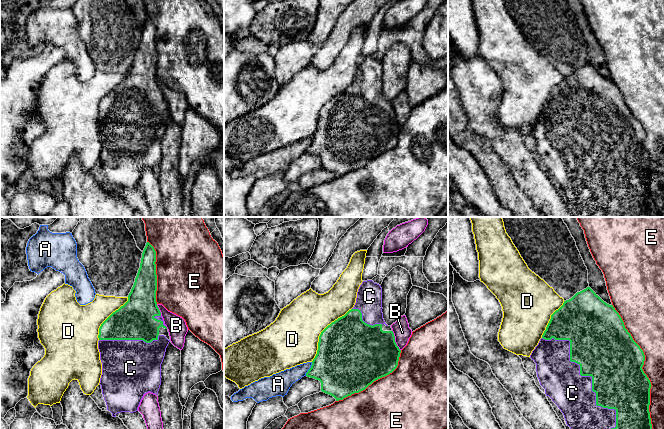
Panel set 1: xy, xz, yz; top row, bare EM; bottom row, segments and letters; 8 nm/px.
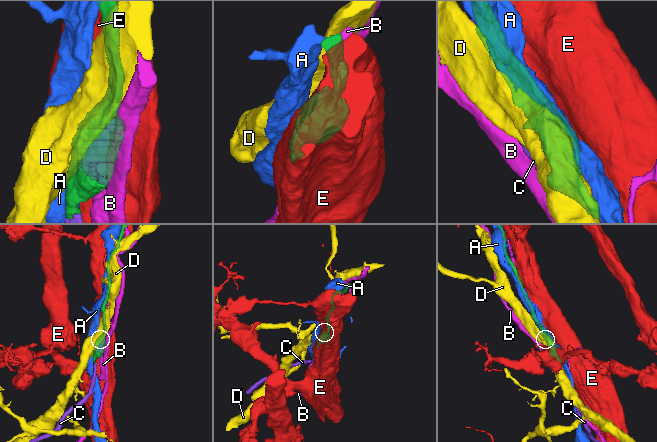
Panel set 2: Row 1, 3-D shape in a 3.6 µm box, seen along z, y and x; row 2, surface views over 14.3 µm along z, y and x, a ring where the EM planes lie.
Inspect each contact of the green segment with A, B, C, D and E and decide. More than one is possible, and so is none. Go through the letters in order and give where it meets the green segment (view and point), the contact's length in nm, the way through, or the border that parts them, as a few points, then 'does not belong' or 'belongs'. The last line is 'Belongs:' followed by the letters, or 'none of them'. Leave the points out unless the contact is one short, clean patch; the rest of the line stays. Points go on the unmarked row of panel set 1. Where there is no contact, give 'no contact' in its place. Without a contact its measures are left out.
A: contact xz (309, 145); length 130 nm; does not belong
B: contact xz (394, 116); length 180 nm; does not belong
C: contact yz (592, 155); length 1000 nm; belongs
D: contact xz (321, 108); length 550 nm; does not belong
E: contact yz (641, 144); length 1100 nm; does not belong
Belongs: C

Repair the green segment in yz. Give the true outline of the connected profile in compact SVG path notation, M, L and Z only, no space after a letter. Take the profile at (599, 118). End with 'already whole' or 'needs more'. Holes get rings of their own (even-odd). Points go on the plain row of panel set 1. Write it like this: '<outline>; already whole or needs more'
M590 63L577 68L571 75L564 77L563 81L551 91L546 106L538 121L532 127L530 134L536 139L537 153L540 161L545 165L546 172L549 172L558 182L564 191L567 202L582 217L598 217L601 212L606 214L607 217L648 217L650 210L653 208L649 188L652 161L642 145L645 137L644 128L625 104L621 92L613 81L604 78Z; needs more

